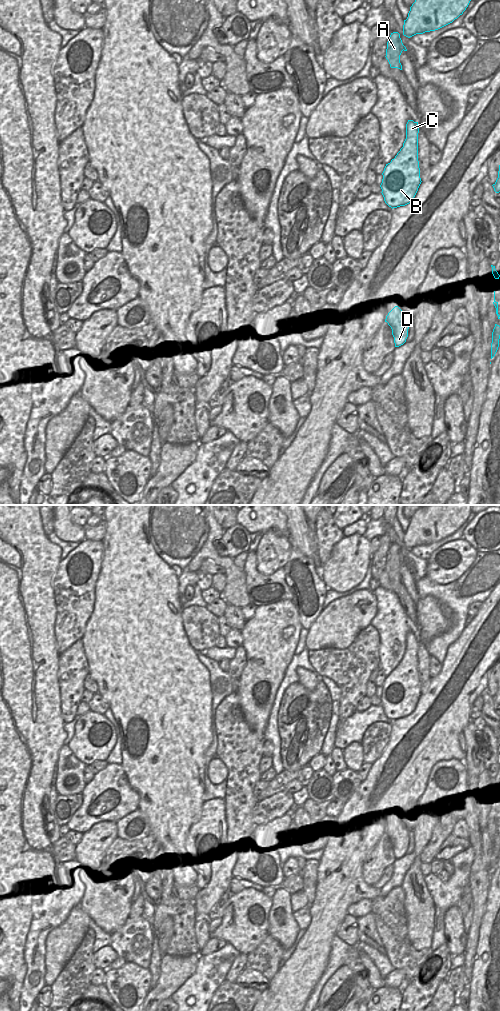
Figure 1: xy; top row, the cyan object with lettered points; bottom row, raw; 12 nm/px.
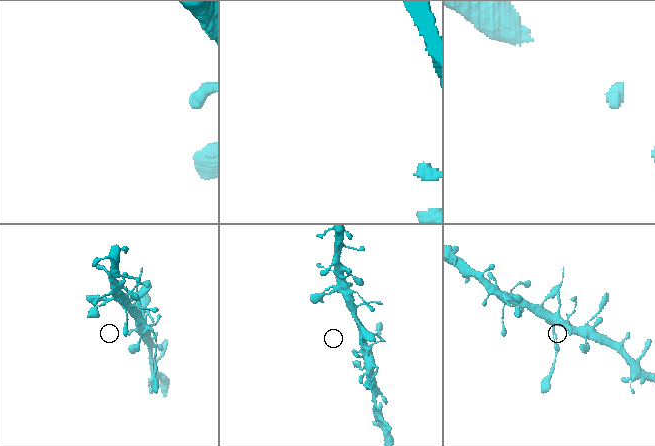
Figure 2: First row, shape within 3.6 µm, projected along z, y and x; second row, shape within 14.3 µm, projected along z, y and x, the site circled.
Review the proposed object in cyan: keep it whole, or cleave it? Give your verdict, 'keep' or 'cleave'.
cleave

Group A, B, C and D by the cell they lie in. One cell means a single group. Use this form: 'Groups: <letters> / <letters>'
Groups: A / B C D.

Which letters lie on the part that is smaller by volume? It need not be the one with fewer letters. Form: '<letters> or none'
A

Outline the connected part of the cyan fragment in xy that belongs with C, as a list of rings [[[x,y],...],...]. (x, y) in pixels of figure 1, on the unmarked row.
[[[407,634],[403,659],[386,676],[380,697],[385,715],[393,720],[411,715],[421,696],[418,673],[418,634]]]

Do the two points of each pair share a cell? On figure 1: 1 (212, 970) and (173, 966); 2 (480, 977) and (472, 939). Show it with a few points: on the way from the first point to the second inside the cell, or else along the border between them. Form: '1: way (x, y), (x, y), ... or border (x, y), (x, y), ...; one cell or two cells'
1: border (199, 955), (196, 969), (180, 985); two cells
2: border (479, 930), (479, 940), (471, 976); two cells

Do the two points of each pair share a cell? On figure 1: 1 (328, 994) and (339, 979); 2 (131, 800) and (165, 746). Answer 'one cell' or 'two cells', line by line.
1: one cell
2: two cells

